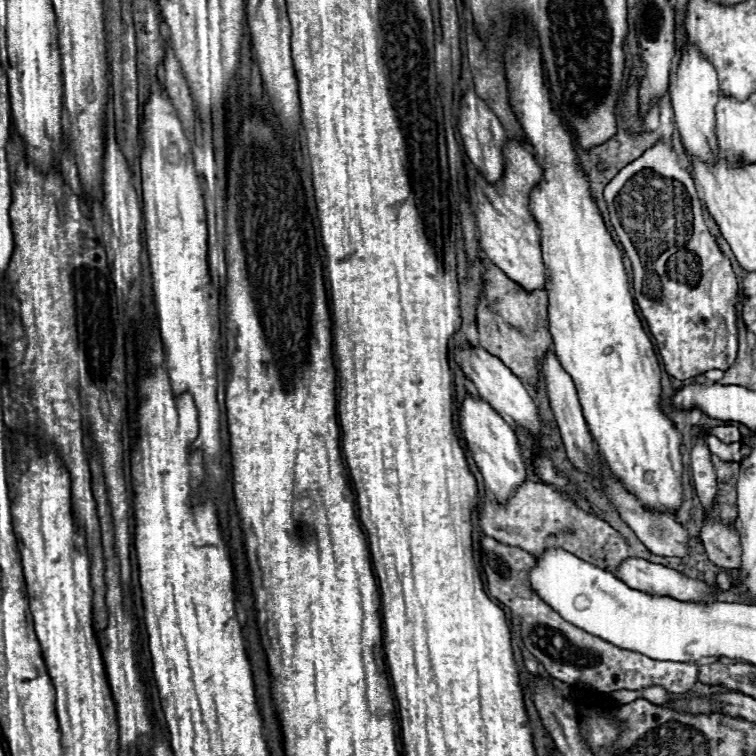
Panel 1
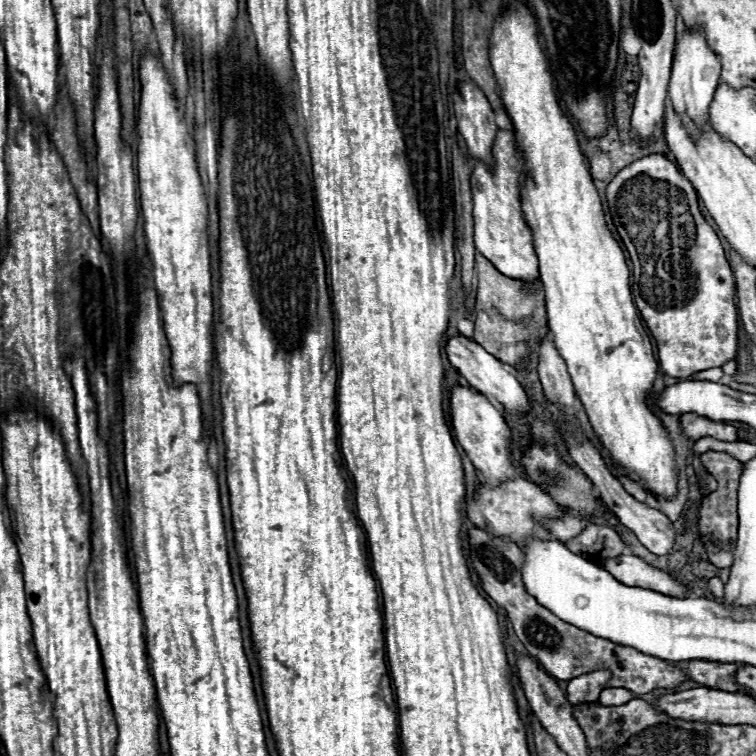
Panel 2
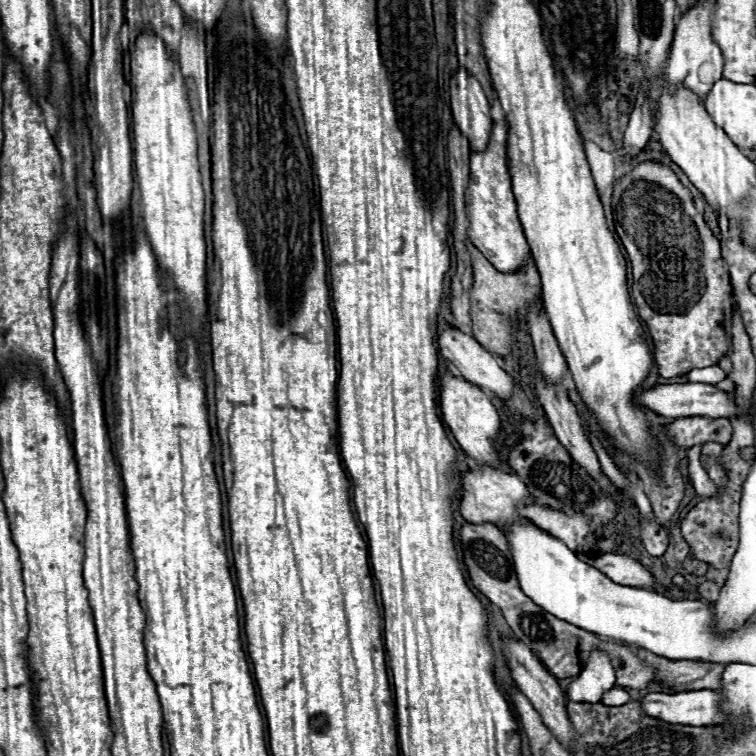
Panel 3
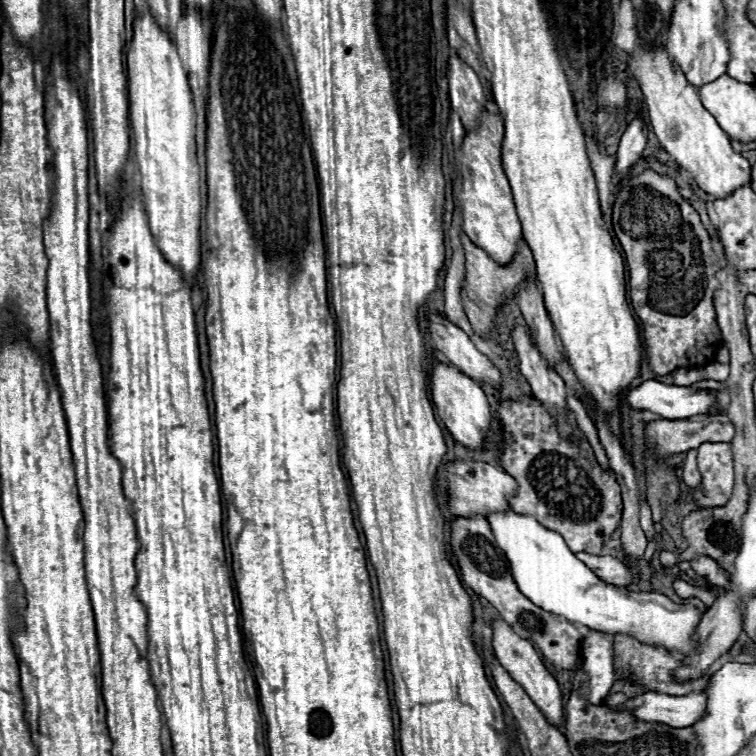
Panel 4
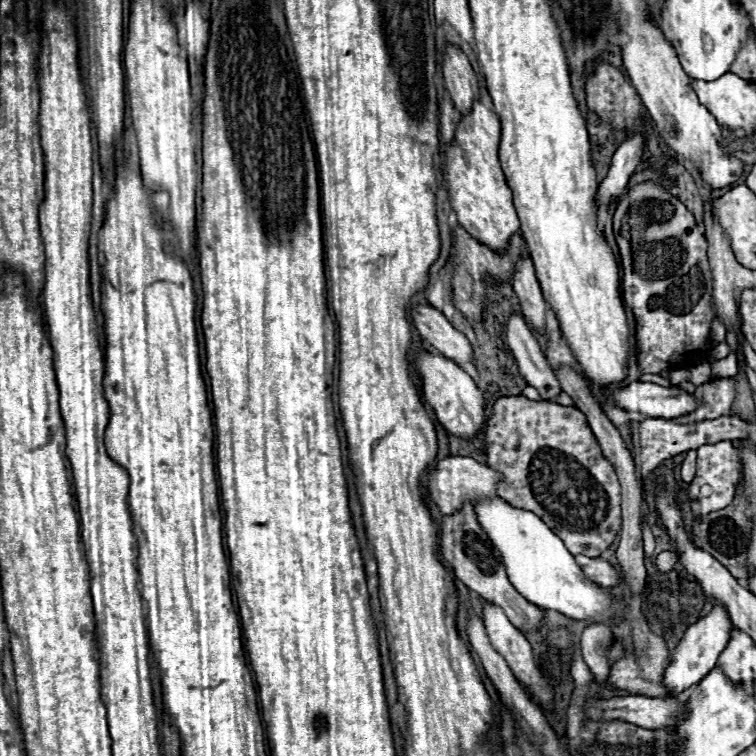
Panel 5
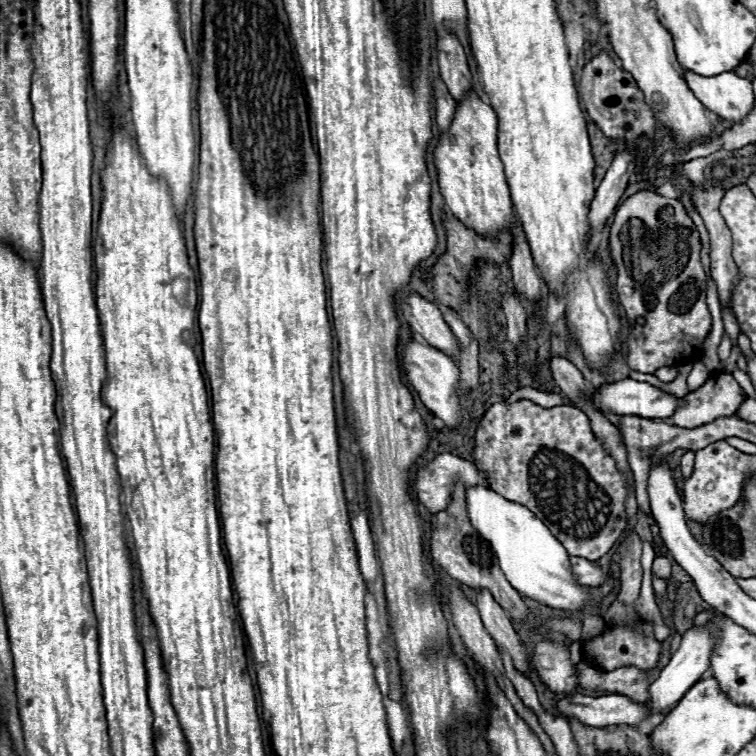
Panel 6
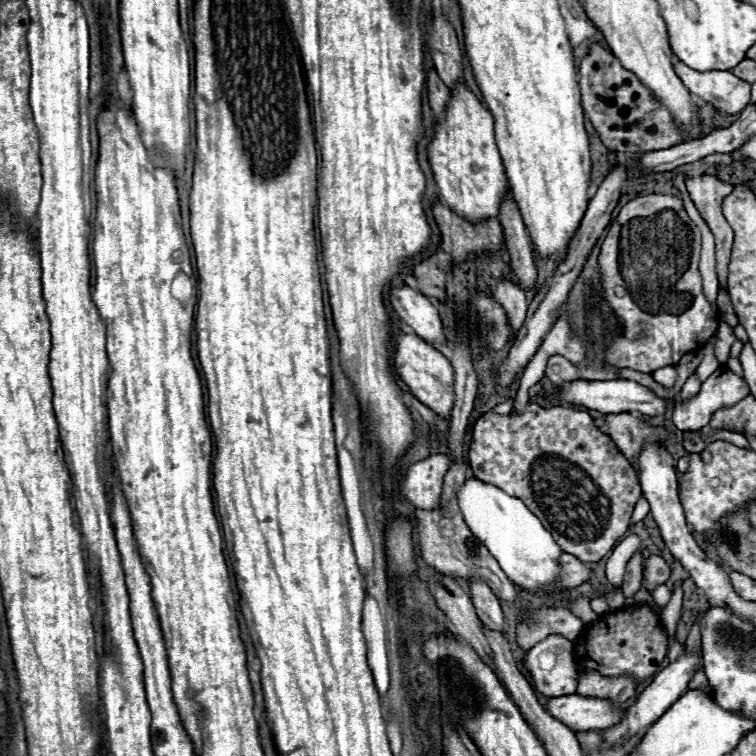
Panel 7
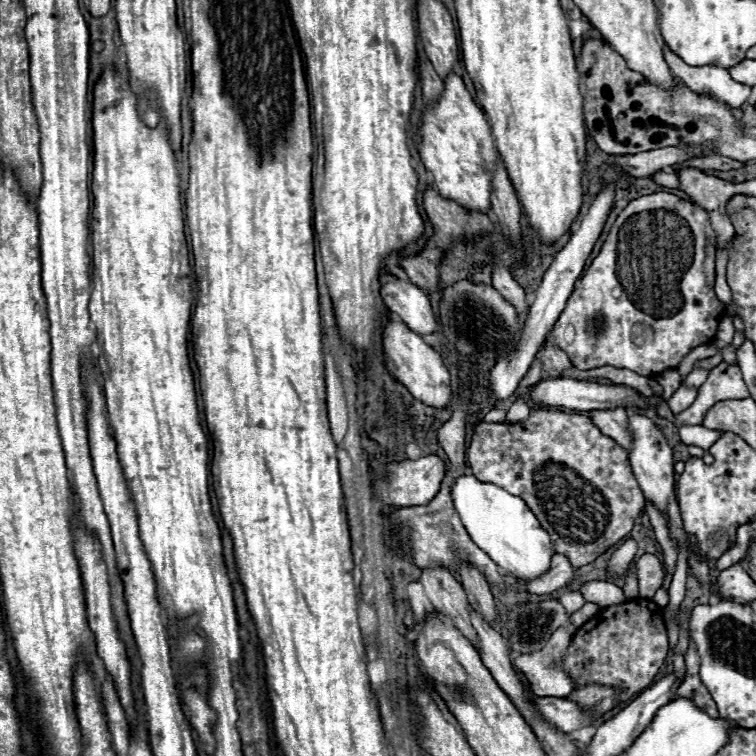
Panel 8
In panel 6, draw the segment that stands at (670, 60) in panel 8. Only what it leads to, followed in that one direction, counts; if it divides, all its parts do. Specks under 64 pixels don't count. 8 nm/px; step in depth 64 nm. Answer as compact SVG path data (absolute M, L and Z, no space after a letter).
M684 70L684 80L694 96L714 114L724 120L740 122L754 106L752 82L740 78L734 72L722 72L716 76L698 76Z

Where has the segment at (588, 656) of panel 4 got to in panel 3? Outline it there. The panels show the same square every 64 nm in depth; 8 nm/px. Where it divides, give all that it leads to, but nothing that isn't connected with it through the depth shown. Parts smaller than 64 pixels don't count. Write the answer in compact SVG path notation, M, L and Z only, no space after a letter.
M592 650L588 664L570 684L568 696L574 702L596 704L602 700L604 692L614 688L614 684L616 684L616 676L608 654L604 654L604 650Z

